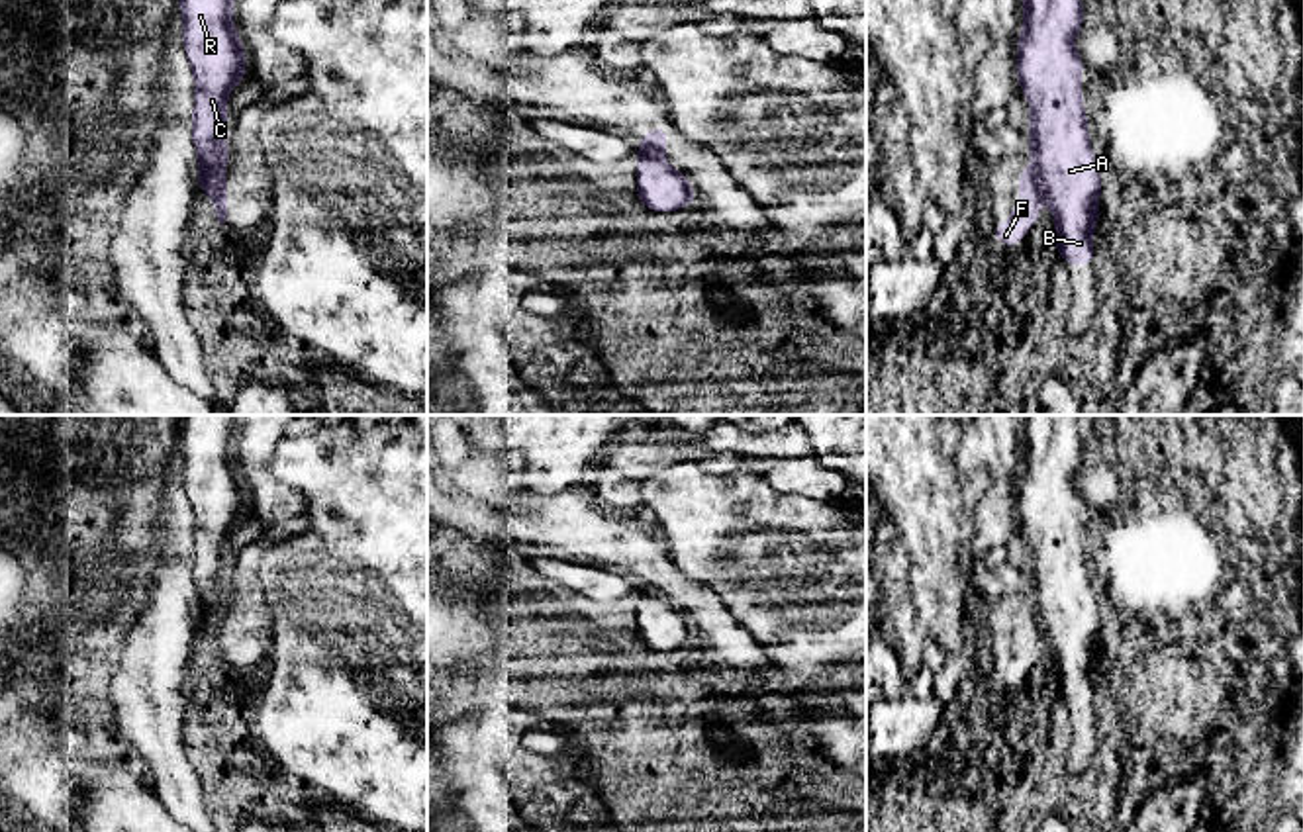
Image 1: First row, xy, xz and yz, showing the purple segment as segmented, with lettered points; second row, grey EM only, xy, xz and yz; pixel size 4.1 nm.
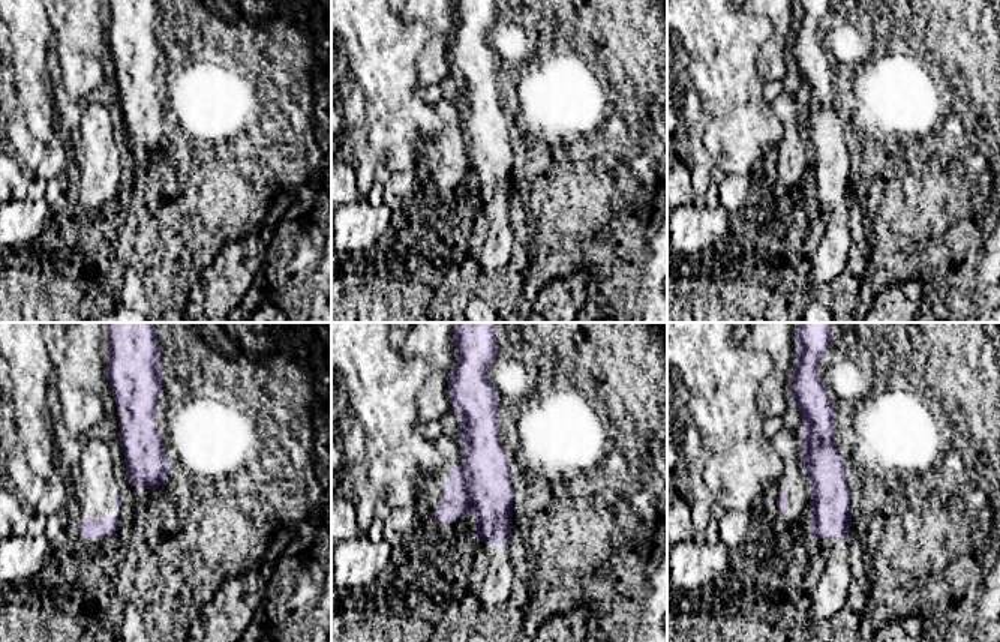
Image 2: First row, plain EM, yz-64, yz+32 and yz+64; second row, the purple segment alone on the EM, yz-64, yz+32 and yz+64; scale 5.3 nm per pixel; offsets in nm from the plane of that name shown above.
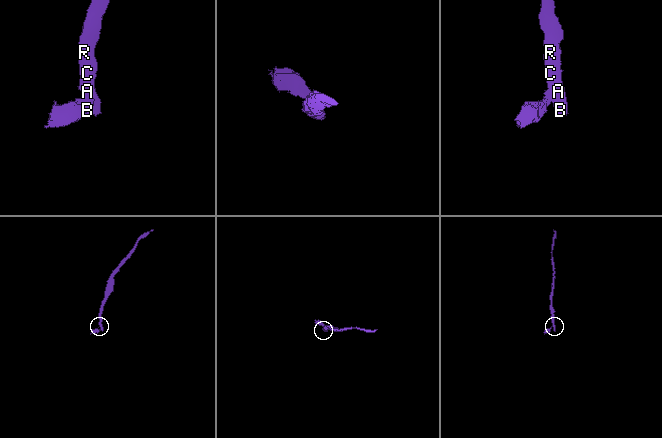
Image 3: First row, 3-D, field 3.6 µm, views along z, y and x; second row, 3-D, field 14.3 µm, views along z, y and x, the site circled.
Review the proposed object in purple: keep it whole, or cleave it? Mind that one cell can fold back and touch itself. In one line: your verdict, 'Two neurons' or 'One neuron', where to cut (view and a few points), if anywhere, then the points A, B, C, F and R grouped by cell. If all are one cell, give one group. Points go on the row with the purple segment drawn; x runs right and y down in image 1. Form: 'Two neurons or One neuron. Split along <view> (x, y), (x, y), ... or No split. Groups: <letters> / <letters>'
Two neurons. Split along yz (1033, 165), (1043, 198). Groups: A B C R / F

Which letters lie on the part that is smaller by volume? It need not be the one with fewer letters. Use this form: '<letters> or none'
F

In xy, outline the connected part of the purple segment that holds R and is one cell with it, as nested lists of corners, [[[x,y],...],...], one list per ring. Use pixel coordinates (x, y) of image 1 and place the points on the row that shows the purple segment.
[[[178,0],[182,39],[194,74],[192,141],[200,190],[229,162],[225,104],[245,78],[245,51],[233,23],[235,0]]]

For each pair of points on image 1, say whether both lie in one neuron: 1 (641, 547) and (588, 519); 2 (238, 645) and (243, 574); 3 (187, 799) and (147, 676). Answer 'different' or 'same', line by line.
1: same
2: same
3: same

